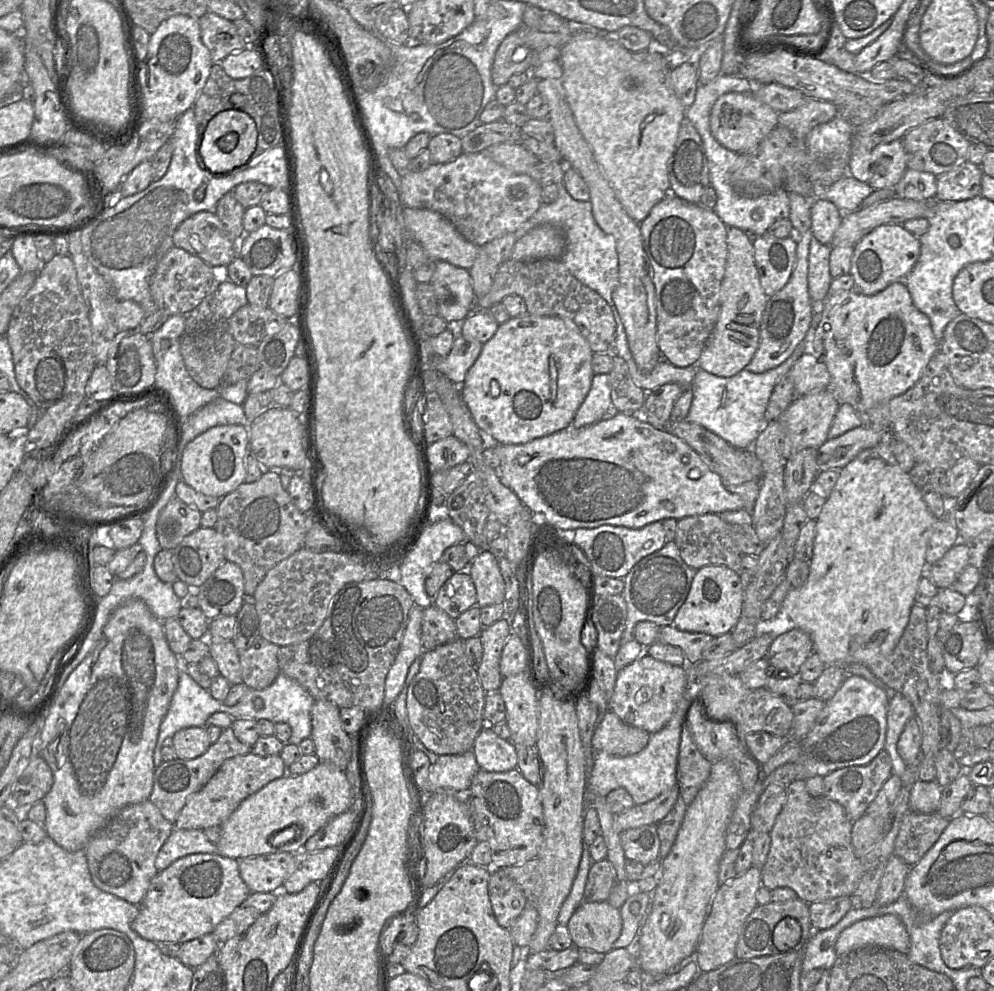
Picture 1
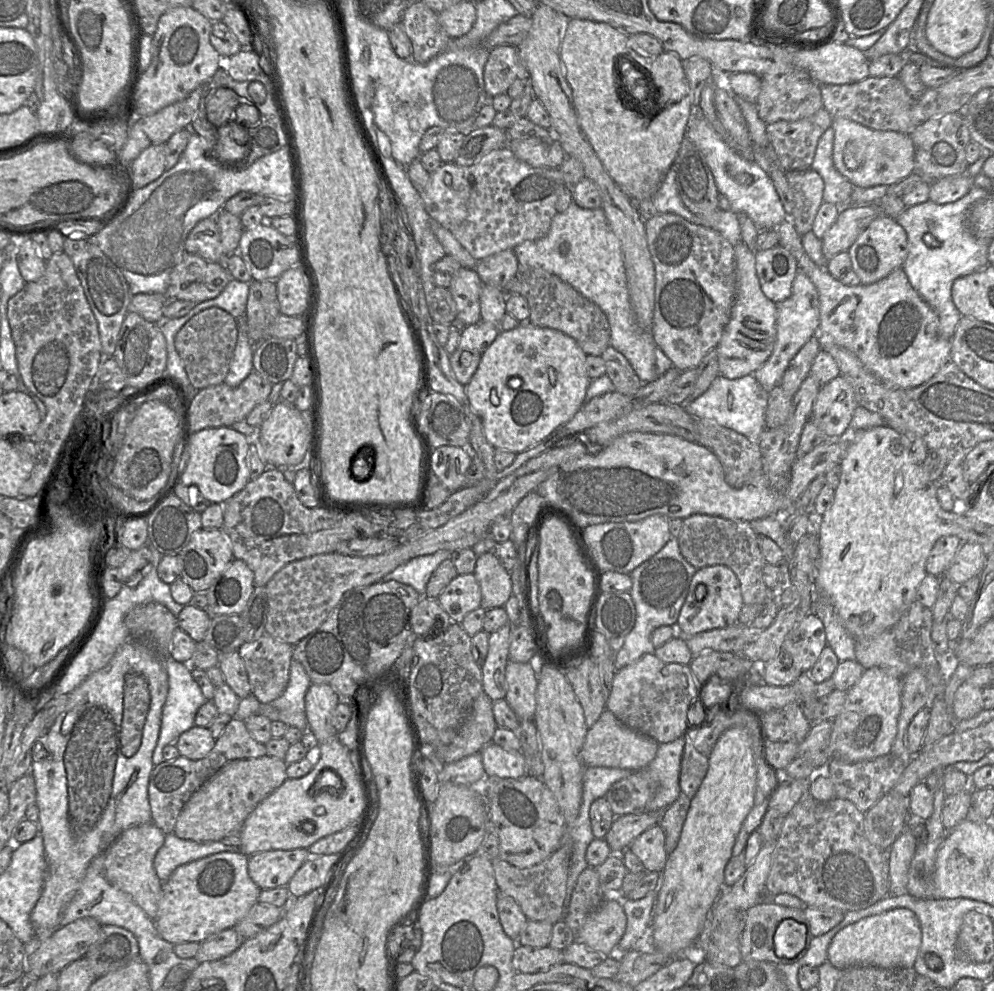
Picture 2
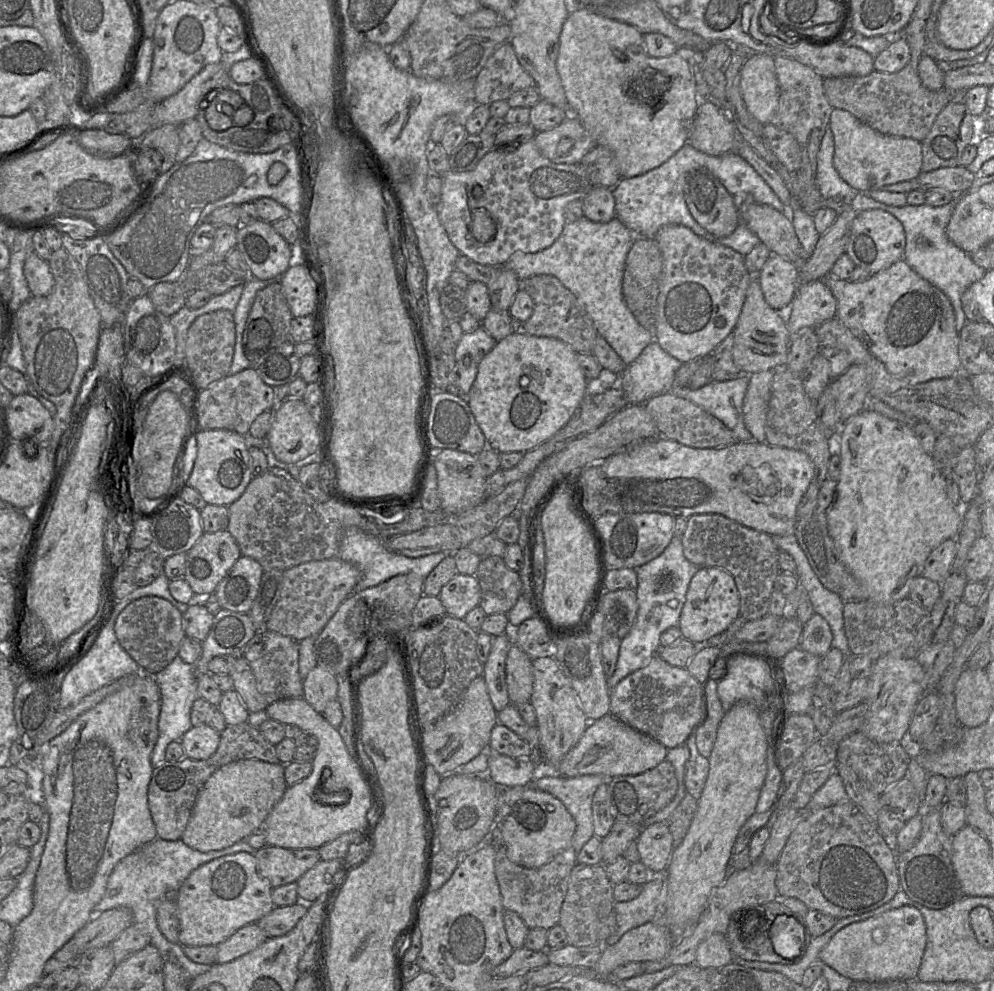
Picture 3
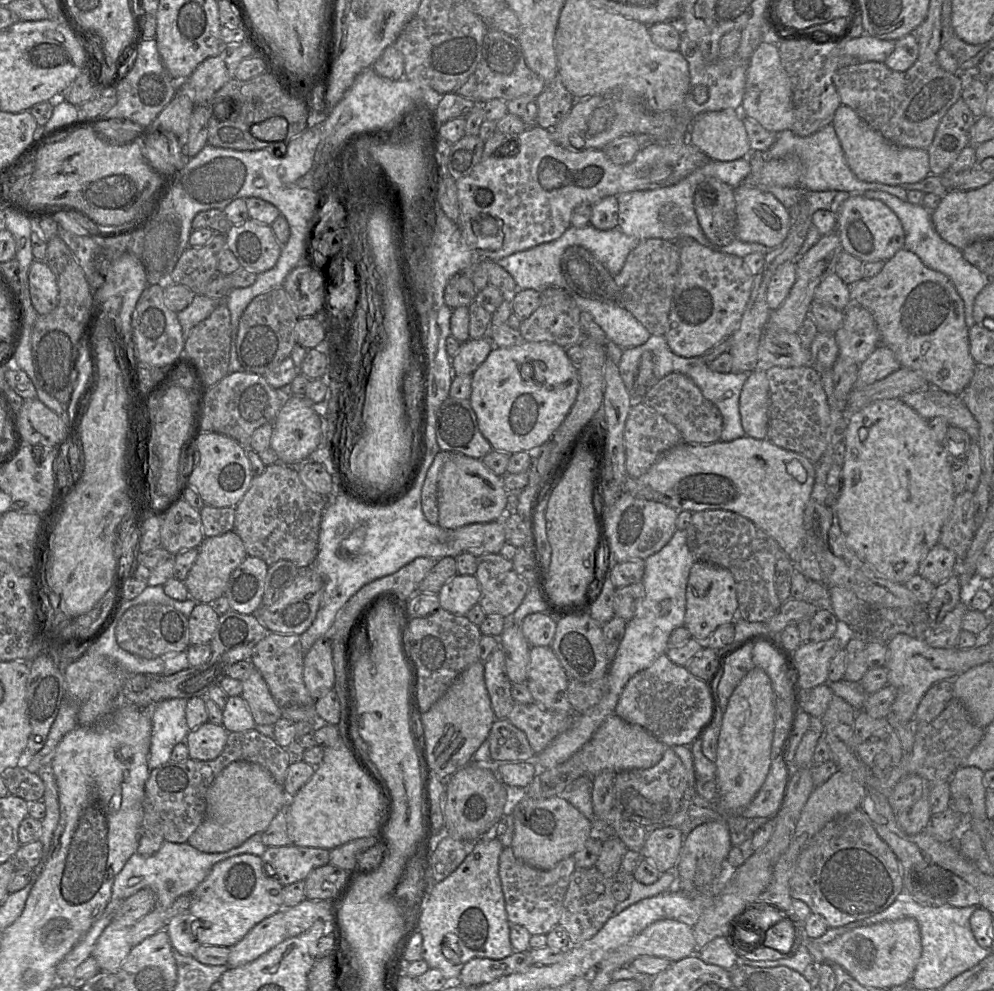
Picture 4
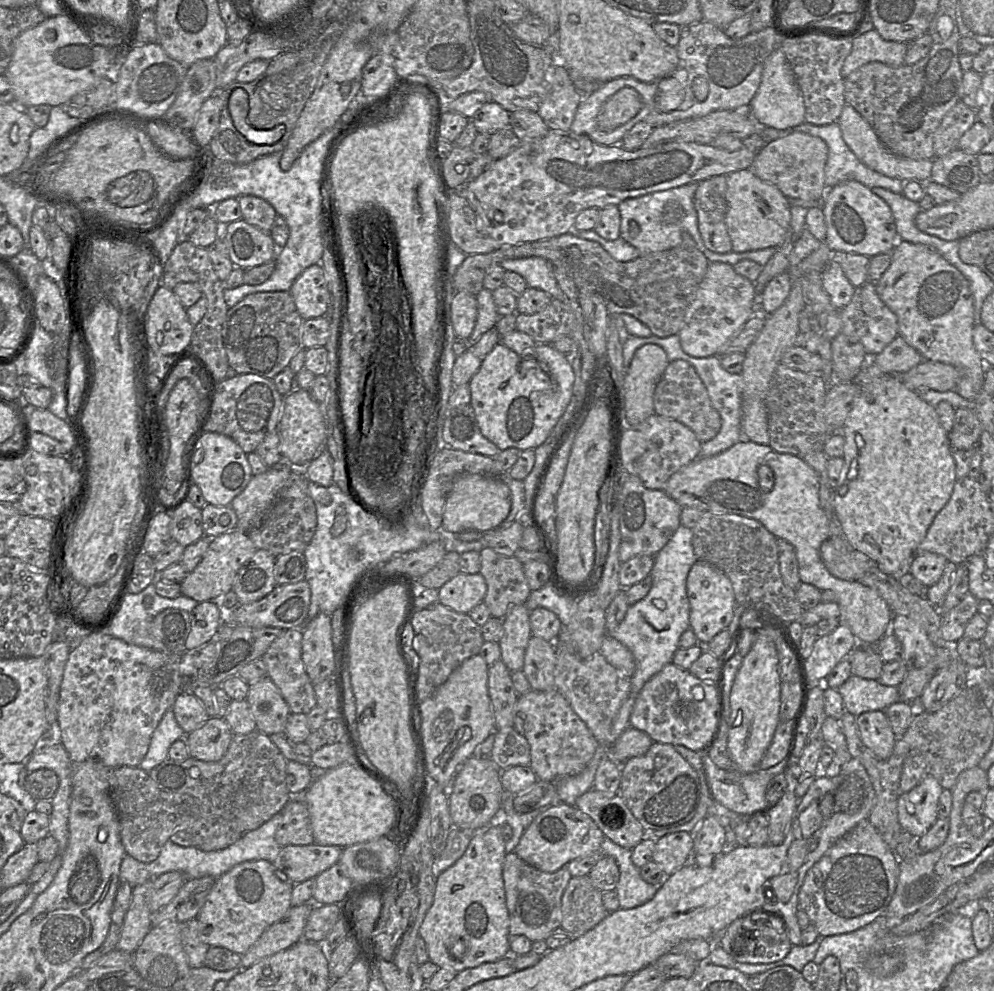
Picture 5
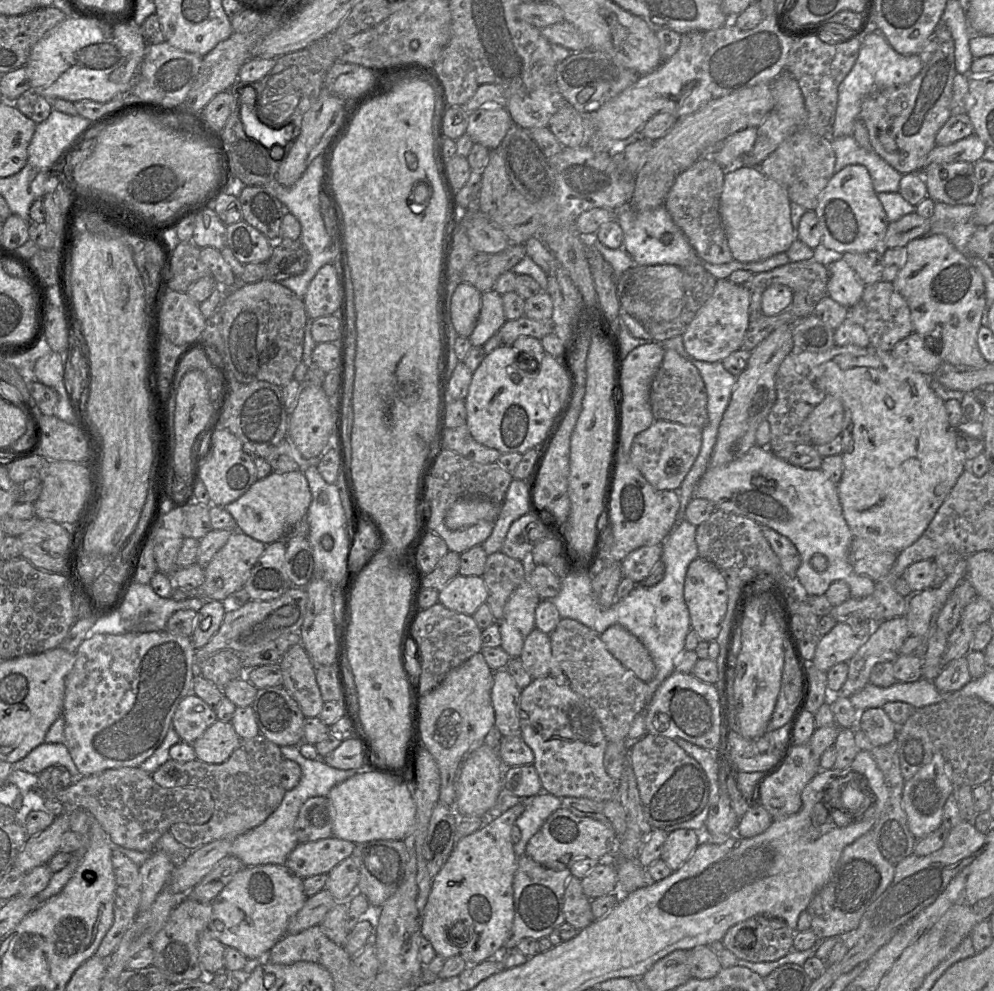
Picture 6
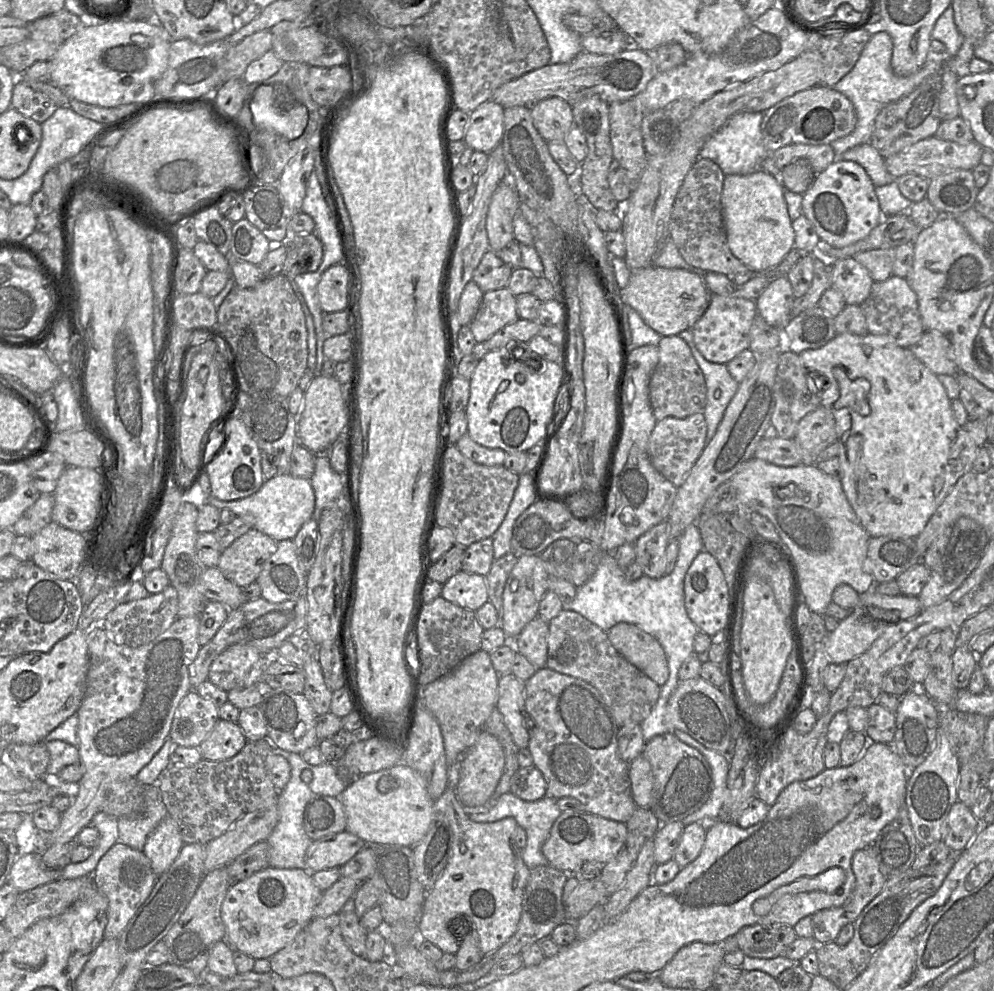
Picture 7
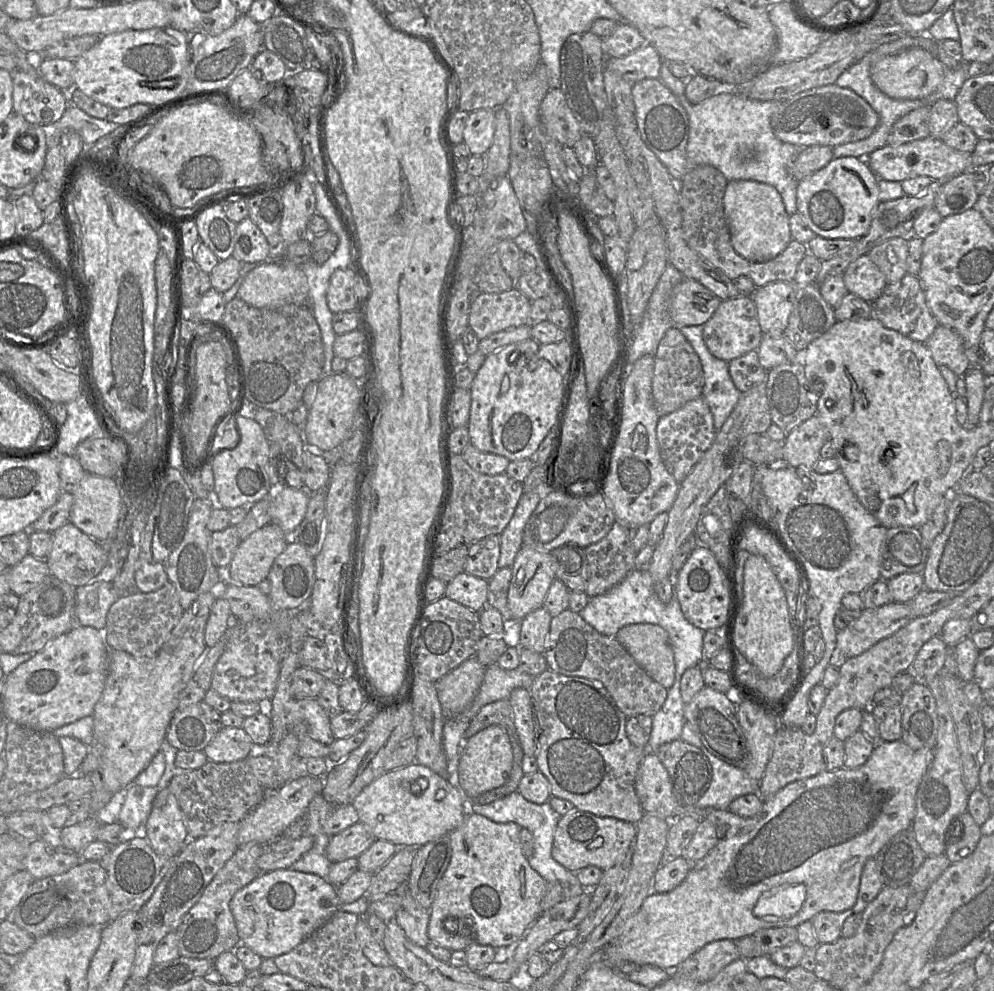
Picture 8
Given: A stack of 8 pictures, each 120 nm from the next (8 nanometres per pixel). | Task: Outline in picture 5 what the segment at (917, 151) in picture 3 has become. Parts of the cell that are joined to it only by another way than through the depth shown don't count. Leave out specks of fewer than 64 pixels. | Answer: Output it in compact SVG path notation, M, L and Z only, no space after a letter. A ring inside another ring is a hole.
M845 104L838 119L842 137L852 152L866 166L888 177L902 181L918 181L920 184L931 181L933 160L914 160L900 157L891 152L880 141L872 126L851 105Z

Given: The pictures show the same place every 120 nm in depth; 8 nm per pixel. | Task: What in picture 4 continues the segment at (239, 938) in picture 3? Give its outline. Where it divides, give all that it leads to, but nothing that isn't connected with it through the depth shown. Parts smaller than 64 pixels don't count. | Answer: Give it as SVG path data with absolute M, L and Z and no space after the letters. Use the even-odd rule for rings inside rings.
M281 909L255 925L242 940L230 947L227 966L236 968L252 962L287 938L284 911Z

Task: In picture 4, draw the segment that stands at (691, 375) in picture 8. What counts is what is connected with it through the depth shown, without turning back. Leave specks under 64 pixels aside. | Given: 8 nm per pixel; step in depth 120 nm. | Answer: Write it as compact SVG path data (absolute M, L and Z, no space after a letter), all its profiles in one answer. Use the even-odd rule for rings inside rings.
M678 372L667 374L636 400L641 400L673 424L681 433L683 442L711 444L720 440L723 430L720 410L705 398L692 379L684 374Z

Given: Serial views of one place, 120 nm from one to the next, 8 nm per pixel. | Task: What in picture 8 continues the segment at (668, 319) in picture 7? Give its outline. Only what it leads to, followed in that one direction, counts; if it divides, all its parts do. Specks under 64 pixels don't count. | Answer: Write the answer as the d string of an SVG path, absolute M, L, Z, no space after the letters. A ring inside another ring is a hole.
M684 278L673 288L669 301L673 327L703 325L711 318L721 301L698 281Z

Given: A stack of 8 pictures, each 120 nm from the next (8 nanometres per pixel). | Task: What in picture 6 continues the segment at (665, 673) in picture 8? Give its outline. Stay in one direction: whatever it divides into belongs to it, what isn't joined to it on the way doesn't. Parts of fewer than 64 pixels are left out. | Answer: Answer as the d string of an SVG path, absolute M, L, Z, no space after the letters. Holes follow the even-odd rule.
M620 624L608 627L600 634L608 651L645 683L656 675L656 666L642 642Z

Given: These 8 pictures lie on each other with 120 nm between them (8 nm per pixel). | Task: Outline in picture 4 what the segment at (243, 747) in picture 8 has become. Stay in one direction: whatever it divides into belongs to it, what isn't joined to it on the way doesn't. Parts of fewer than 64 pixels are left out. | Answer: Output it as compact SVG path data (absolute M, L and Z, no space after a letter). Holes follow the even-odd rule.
M206 722L190 730L184 743L191 759L210 761L216 759L227 742L228 732L224 726Z

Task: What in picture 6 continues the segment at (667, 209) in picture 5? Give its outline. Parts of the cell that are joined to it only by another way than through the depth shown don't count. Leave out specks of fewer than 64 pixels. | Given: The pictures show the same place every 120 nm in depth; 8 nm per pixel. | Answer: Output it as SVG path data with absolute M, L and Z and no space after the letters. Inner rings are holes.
M628 205L616 211L616 221L623 230L623 249L636 266L670 264L683 268L690 264L701 265L700 257L682 230L674 223L664 205L645 211L637 211Z

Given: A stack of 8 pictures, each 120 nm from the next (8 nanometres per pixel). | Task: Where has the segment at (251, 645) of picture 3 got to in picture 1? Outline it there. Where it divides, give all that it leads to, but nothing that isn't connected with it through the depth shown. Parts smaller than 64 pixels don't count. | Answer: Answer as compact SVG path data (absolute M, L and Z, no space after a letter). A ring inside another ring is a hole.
M261 636L247 650L239 652L243 683L251 689L269 687L281 673L278 663L279 646Z

